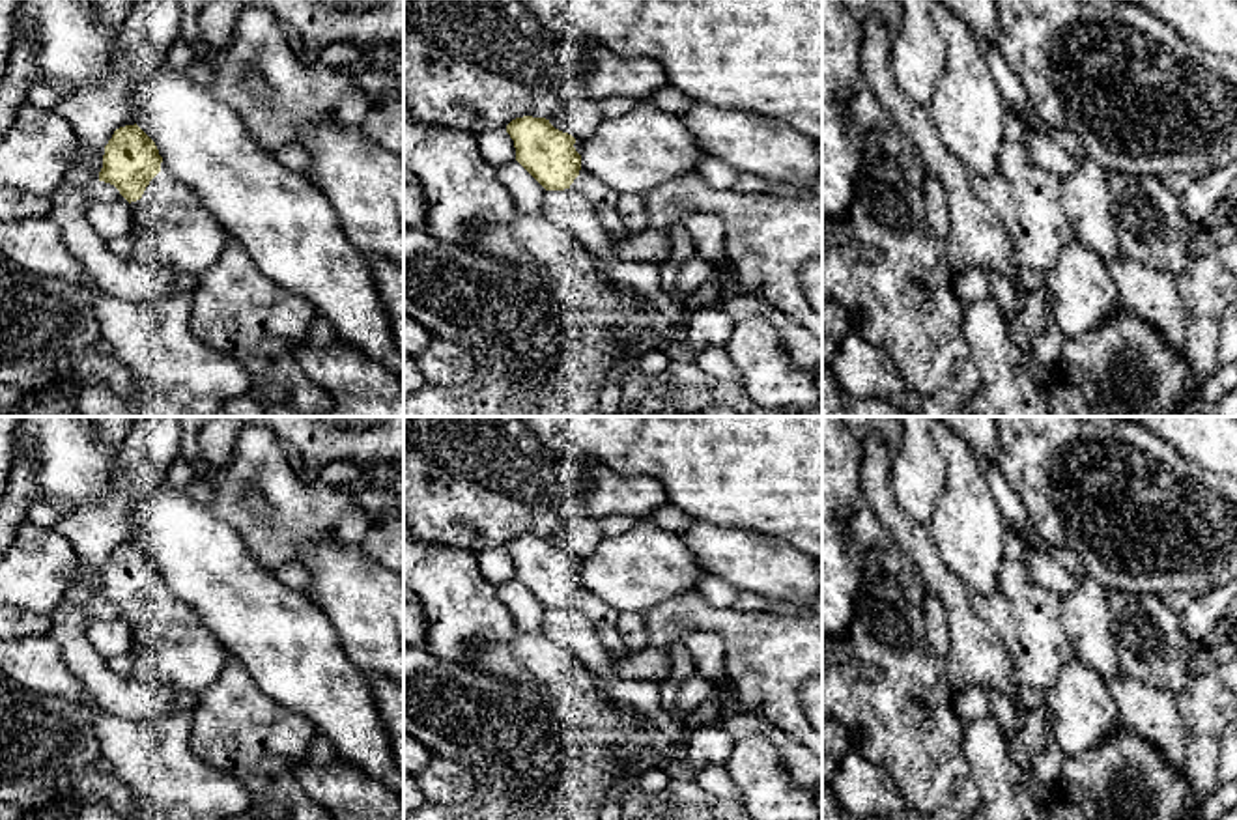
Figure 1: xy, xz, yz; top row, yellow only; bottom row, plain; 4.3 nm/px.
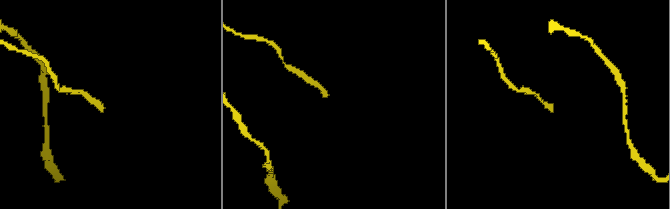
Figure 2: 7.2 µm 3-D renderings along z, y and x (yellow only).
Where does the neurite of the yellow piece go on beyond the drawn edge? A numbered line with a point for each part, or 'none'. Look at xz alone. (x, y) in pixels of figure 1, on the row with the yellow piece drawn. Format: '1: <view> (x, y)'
1: xz (606, 202)

